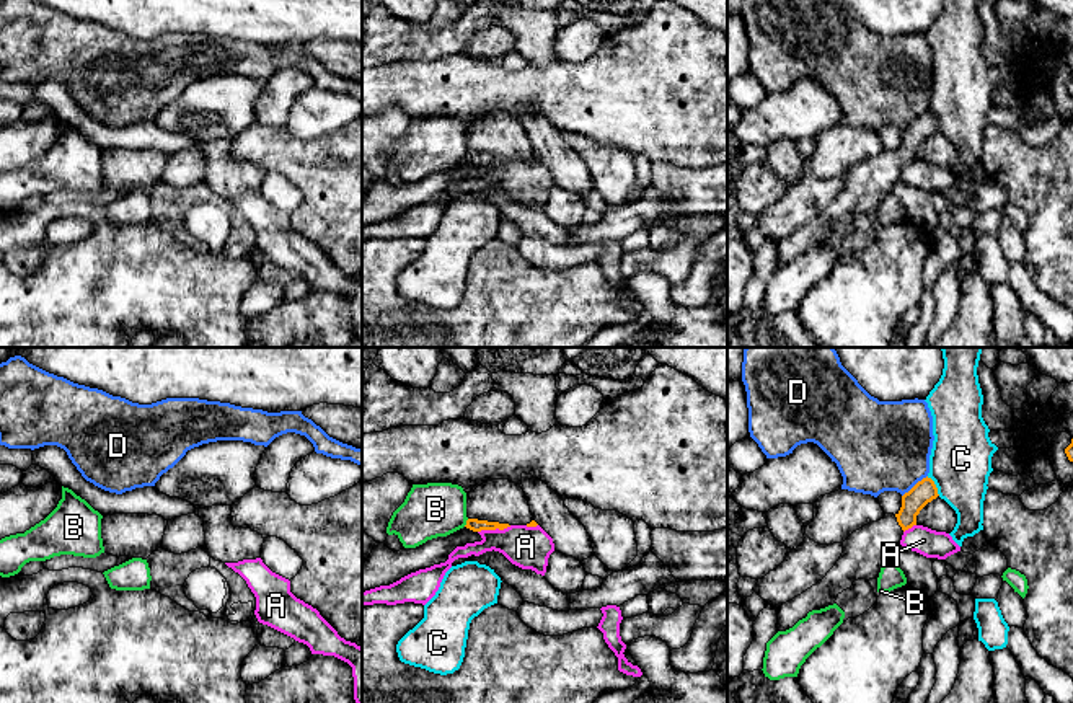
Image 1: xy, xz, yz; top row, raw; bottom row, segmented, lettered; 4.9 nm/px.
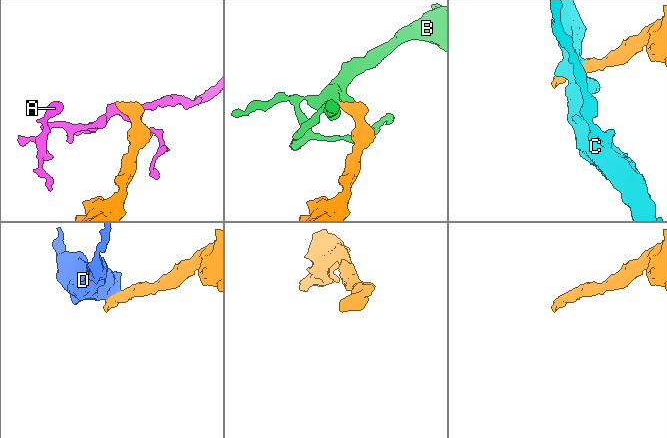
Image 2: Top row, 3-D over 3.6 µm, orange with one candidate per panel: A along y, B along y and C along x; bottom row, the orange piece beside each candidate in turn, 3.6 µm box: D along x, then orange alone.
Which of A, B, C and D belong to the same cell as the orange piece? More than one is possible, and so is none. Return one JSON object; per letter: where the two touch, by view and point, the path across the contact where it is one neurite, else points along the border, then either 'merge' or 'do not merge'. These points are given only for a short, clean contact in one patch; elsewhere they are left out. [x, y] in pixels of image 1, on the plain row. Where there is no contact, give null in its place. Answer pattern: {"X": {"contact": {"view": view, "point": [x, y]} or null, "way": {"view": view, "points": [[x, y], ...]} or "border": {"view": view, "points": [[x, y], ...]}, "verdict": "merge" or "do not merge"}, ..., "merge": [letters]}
{"A": {"contact": {"view": "xz", "point": [494, 163]}, "border": {"view": "xz", "points": [[511, 160], [478, 167]]}, "verdict": "do not merge"}, "B": {"contact": {"view": "xz", "point": [467, 157]}, "border": {"view": "xz", "points": [[468, 154], [463, 160]]}, "verdict": "do not merge"}, "C": {"contact": {"view": "yz", "point": [935, 119]}, "verdict": "do not merge"}, "D": {"contact": {"view": "yz", "point": [915, 119]}, "border": {"view": "yz", "points": [[927, 110], [902, 131]]}, "verdict": "do not merge"}, "merge": []}

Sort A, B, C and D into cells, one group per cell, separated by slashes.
A / B / C / D

